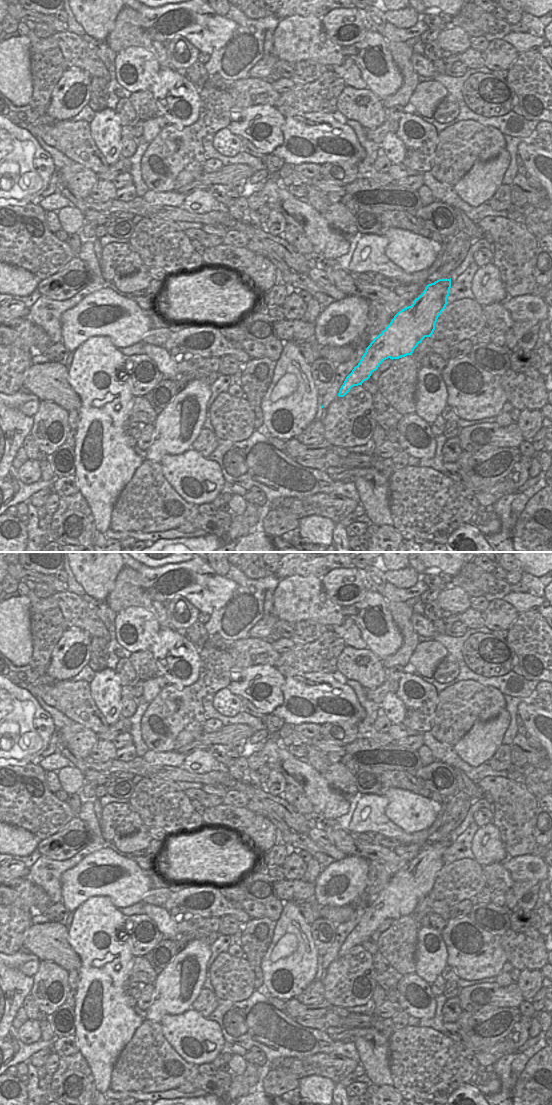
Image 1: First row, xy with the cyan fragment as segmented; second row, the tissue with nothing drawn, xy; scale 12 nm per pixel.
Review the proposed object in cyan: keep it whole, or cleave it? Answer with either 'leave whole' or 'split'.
leave whole

